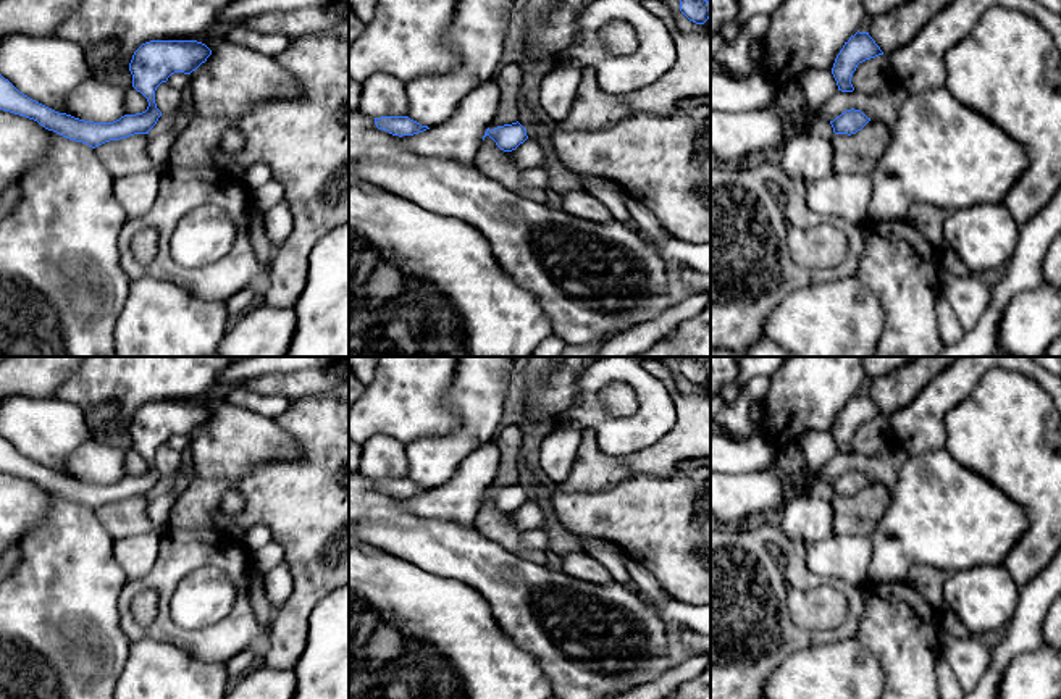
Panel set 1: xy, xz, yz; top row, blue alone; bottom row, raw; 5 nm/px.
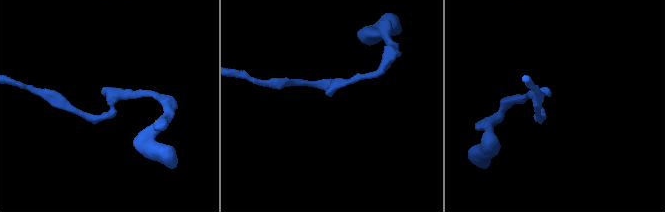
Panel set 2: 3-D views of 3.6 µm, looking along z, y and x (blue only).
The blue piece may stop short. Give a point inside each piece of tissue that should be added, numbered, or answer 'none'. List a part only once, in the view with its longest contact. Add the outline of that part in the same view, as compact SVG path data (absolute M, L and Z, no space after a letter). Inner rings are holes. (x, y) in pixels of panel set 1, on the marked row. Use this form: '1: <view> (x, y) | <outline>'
none

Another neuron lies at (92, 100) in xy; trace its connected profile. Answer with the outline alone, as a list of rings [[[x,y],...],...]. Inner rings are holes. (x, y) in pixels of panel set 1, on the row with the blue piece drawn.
[[[90,76],[73,90],[68,108],[71,116],[84,121],[113,123],[128,115],[126,92],[128,87],[100,82]]]

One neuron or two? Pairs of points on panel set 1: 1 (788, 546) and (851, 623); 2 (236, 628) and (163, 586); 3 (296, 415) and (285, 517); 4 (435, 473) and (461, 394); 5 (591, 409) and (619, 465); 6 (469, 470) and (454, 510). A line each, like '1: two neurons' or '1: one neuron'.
1: one neuron
2: one neuron
3: one neuron
4: one neuron
5: two neurons
6: one neuron

